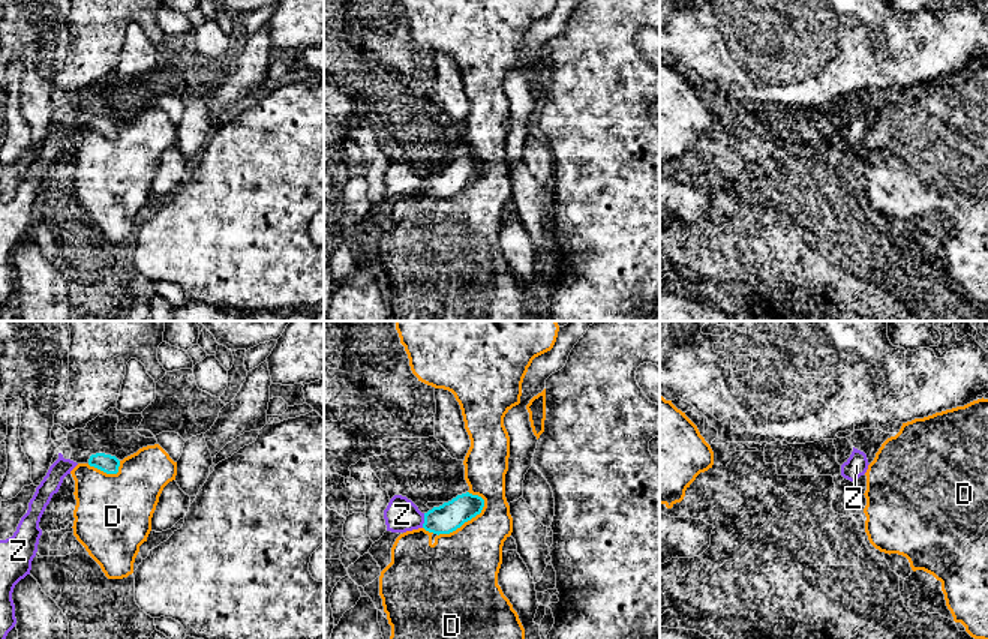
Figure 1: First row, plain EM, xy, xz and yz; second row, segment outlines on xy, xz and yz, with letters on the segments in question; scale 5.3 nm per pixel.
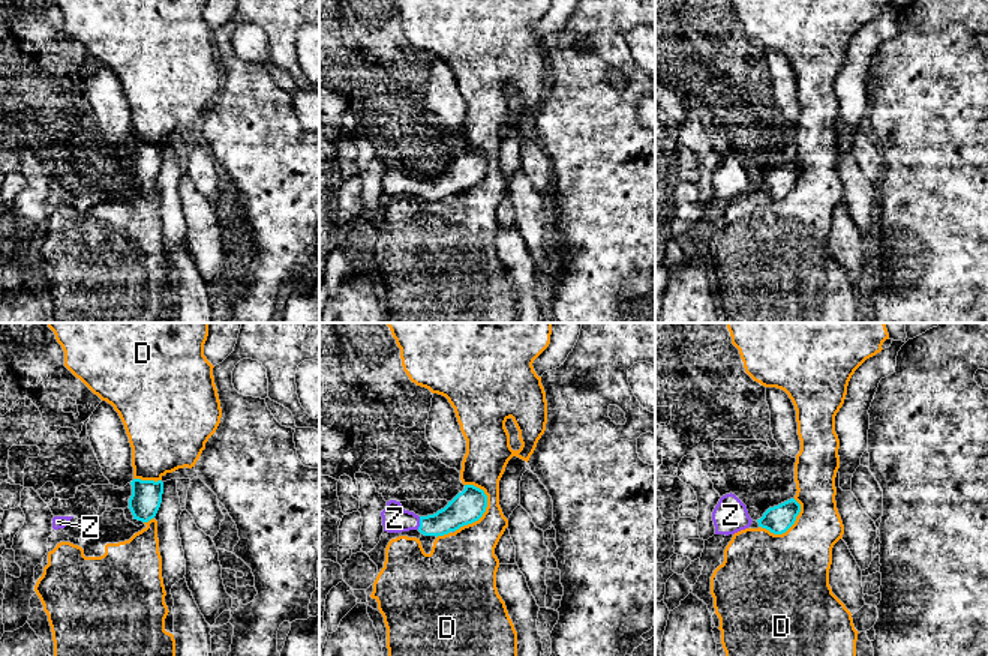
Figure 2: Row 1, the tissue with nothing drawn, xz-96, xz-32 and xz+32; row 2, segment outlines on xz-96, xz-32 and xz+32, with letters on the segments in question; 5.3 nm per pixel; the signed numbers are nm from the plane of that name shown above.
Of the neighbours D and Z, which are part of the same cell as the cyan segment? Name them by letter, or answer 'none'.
Z

